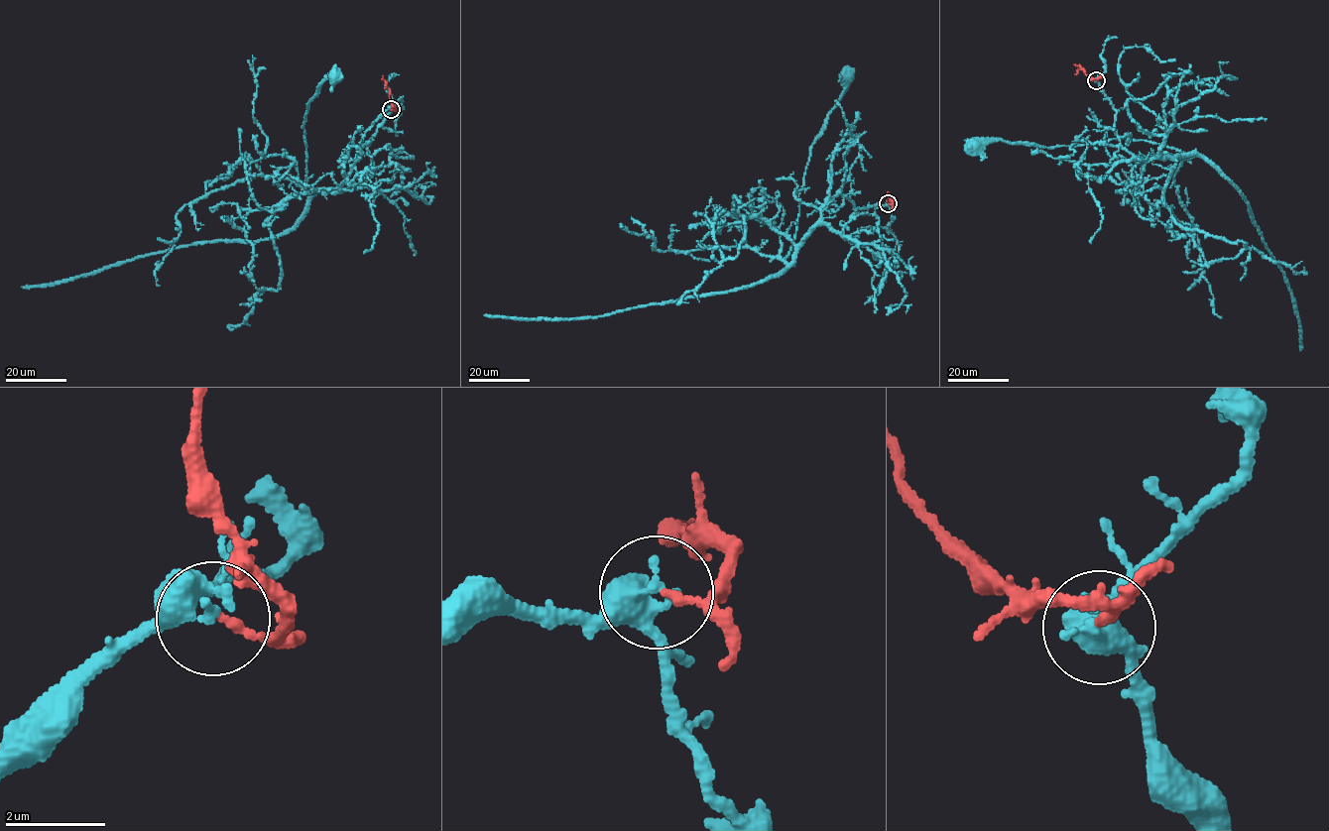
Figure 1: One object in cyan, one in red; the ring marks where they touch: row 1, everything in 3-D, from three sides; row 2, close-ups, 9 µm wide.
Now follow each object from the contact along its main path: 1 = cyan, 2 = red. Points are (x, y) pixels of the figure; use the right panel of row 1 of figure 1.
1: (1096, 80), (1115, 110), (1120, 143), (1135, 156), (1195, 154), (1127, 139), (1044, 148), (991, 138), (973, 144)
2: (1096, 80), (1085, 72), (1080, 64), (1074, 64)

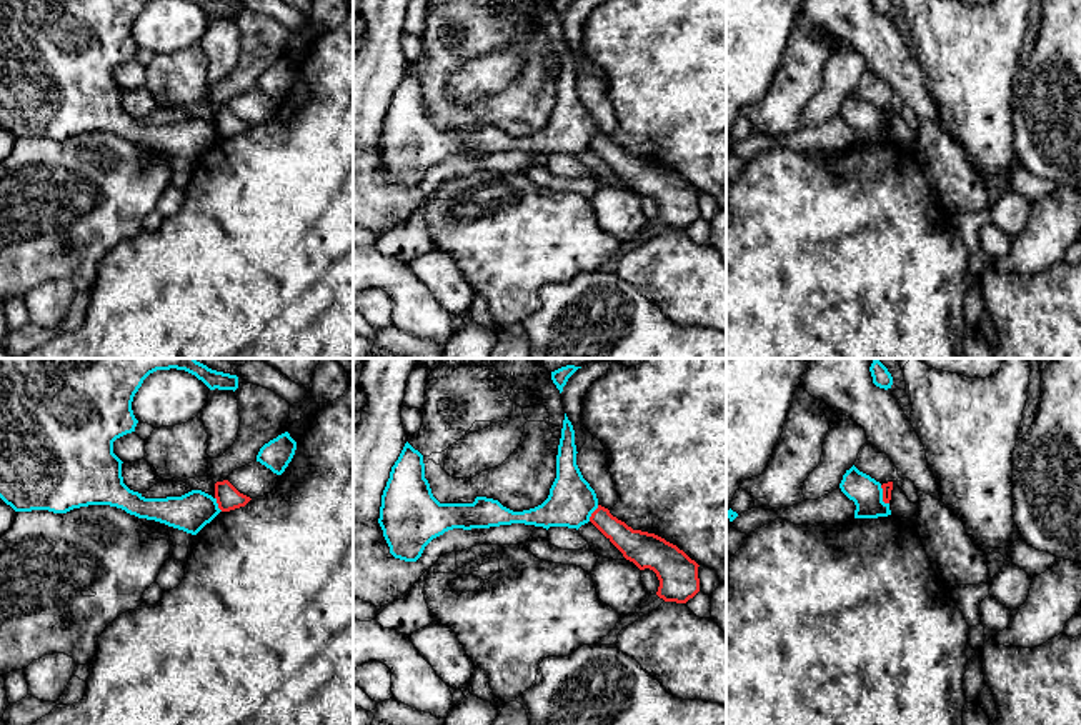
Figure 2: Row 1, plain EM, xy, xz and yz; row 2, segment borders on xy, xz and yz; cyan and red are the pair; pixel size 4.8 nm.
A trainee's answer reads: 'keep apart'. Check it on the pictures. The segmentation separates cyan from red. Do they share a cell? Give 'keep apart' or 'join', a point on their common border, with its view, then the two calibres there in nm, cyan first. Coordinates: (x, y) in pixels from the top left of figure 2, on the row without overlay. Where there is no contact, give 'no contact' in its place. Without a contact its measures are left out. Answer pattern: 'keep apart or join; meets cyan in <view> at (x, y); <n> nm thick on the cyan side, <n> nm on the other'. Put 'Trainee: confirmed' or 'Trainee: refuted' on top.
Trainee: confirmed
keep apart; meets cyan in yz at (881, 122); 150 nm thick on the cyan side, 50 nm on the other

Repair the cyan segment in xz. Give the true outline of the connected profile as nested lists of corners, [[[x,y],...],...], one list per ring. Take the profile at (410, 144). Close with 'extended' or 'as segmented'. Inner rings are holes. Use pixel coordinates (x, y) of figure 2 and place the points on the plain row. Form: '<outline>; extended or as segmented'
[[[565,40],[556,82],[556,105],[548,125],[530,137],[513,138],[498,127],[440,130],[425,105],[423,82],[408,68],[391,93],[381,122],[378,150],[395,185],[416,188],[425,173],[453,155],[490,155],[511,150],[580,155],[598,135],[598,125],[576,92],[575,57]]]; as segmented

